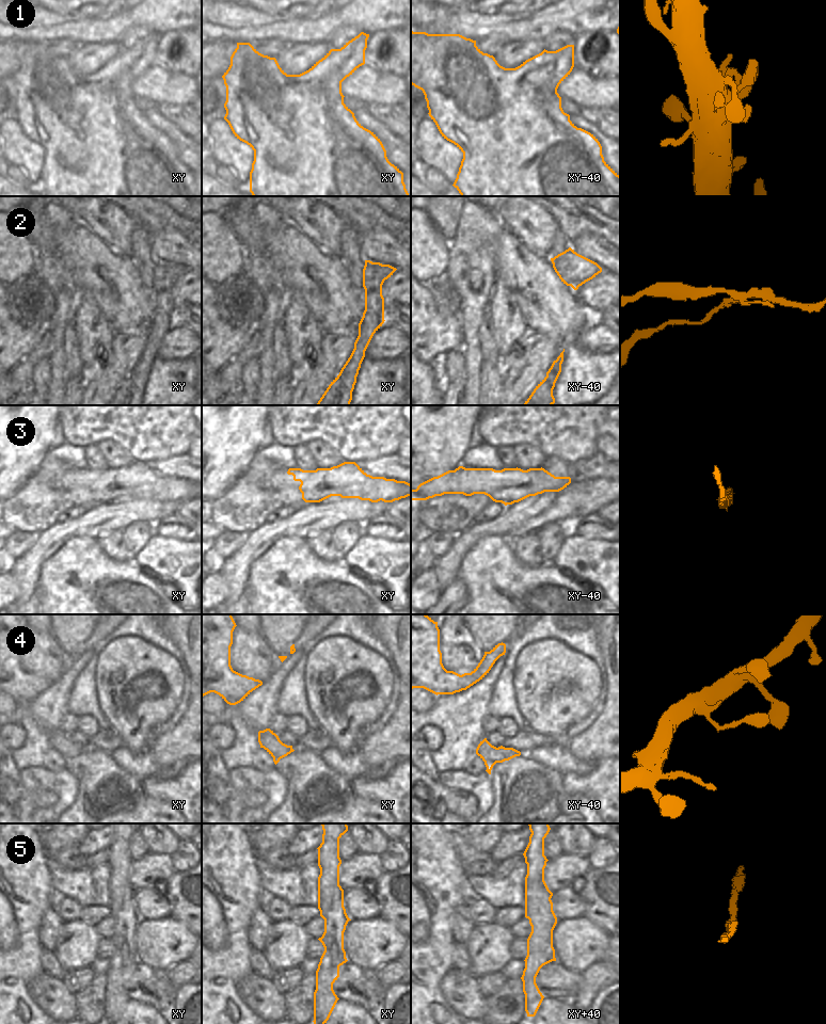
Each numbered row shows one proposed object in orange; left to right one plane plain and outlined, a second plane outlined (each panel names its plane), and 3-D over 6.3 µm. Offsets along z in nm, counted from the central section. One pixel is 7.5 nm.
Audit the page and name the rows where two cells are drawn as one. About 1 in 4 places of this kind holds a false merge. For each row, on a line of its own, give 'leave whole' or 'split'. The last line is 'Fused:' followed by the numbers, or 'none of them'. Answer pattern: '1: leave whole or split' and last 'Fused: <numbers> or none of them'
1: leave whole
2: split
3: leave whole
4: leave whole
5: leave whole
Fused: 2

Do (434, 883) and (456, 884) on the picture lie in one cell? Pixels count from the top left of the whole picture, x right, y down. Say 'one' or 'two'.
one

